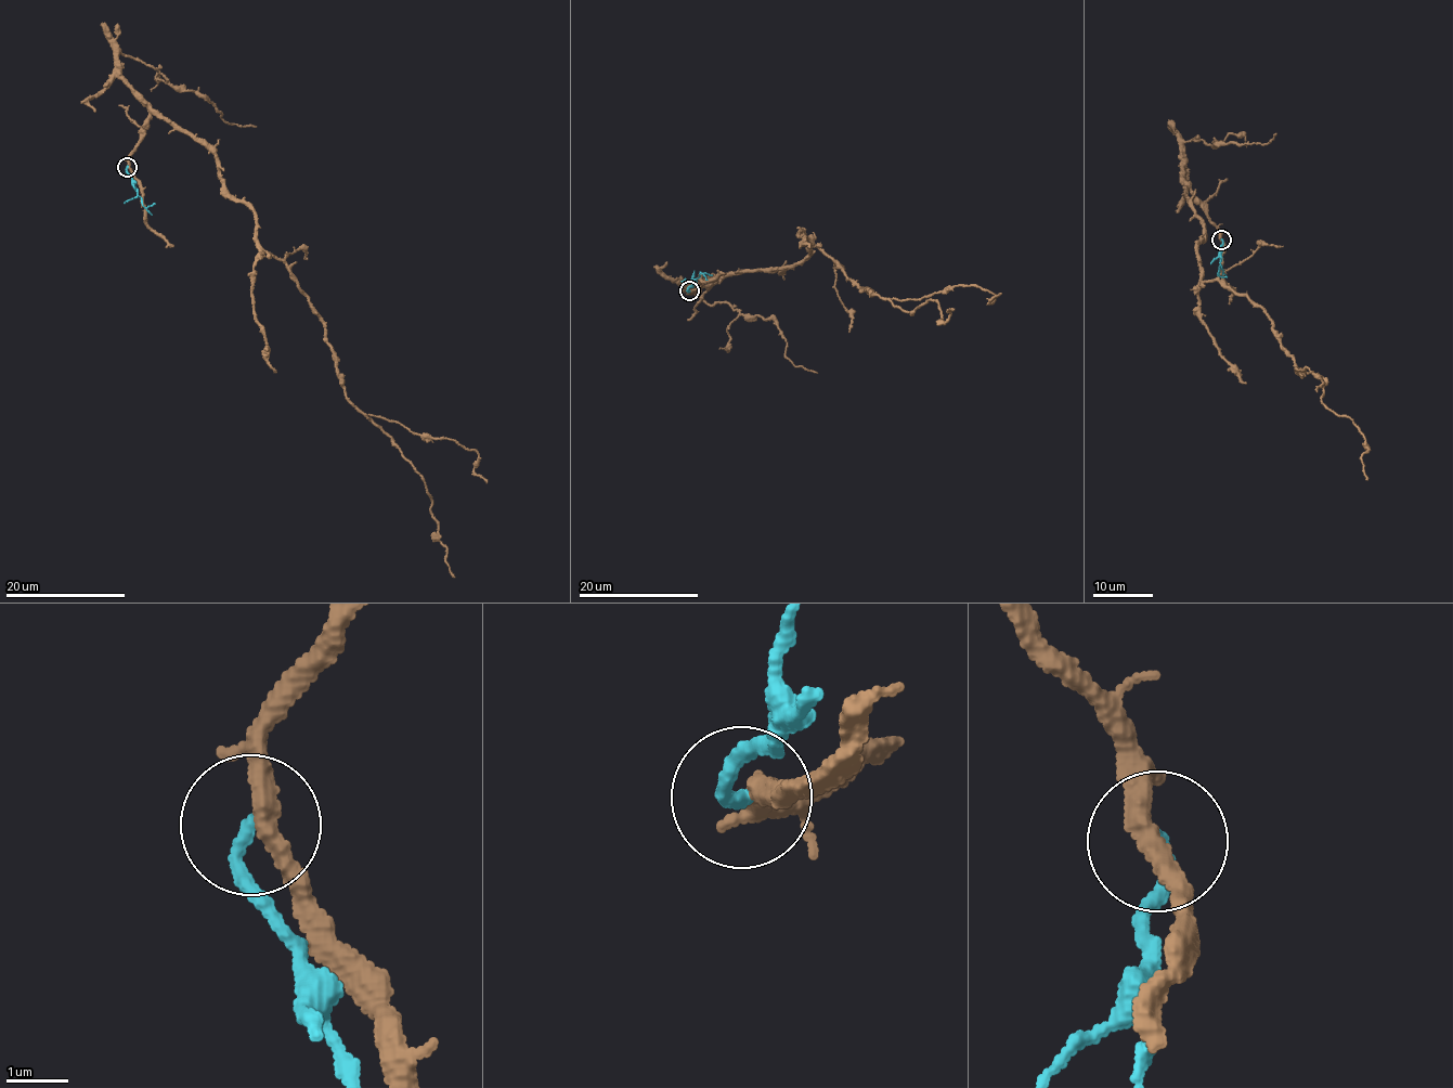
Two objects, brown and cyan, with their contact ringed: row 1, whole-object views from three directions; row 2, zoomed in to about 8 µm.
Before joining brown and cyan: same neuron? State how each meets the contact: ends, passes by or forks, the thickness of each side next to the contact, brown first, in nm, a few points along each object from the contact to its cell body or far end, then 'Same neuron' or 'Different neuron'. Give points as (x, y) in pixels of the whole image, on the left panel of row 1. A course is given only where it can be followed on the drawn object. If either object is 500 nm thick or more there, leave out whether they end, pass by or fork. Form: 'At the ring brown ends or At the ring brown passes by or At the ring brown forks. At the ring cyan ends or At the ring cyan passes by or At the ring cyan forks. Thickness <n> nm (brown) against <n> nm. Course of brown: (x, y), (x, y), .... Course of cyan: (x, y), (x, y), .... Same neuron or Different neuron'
At the ring brown passes by. At the ring cyan ends. Thickness 320 nm (brown) against 240 nm. Course of brown: (128, 167), (153, 114), (215, 156), (322, 320), (347, 397), (426, 484), (454, 577). Course of cyan: (128, 167), (126, 172), (142, 206), (152, 215). Different neuron

